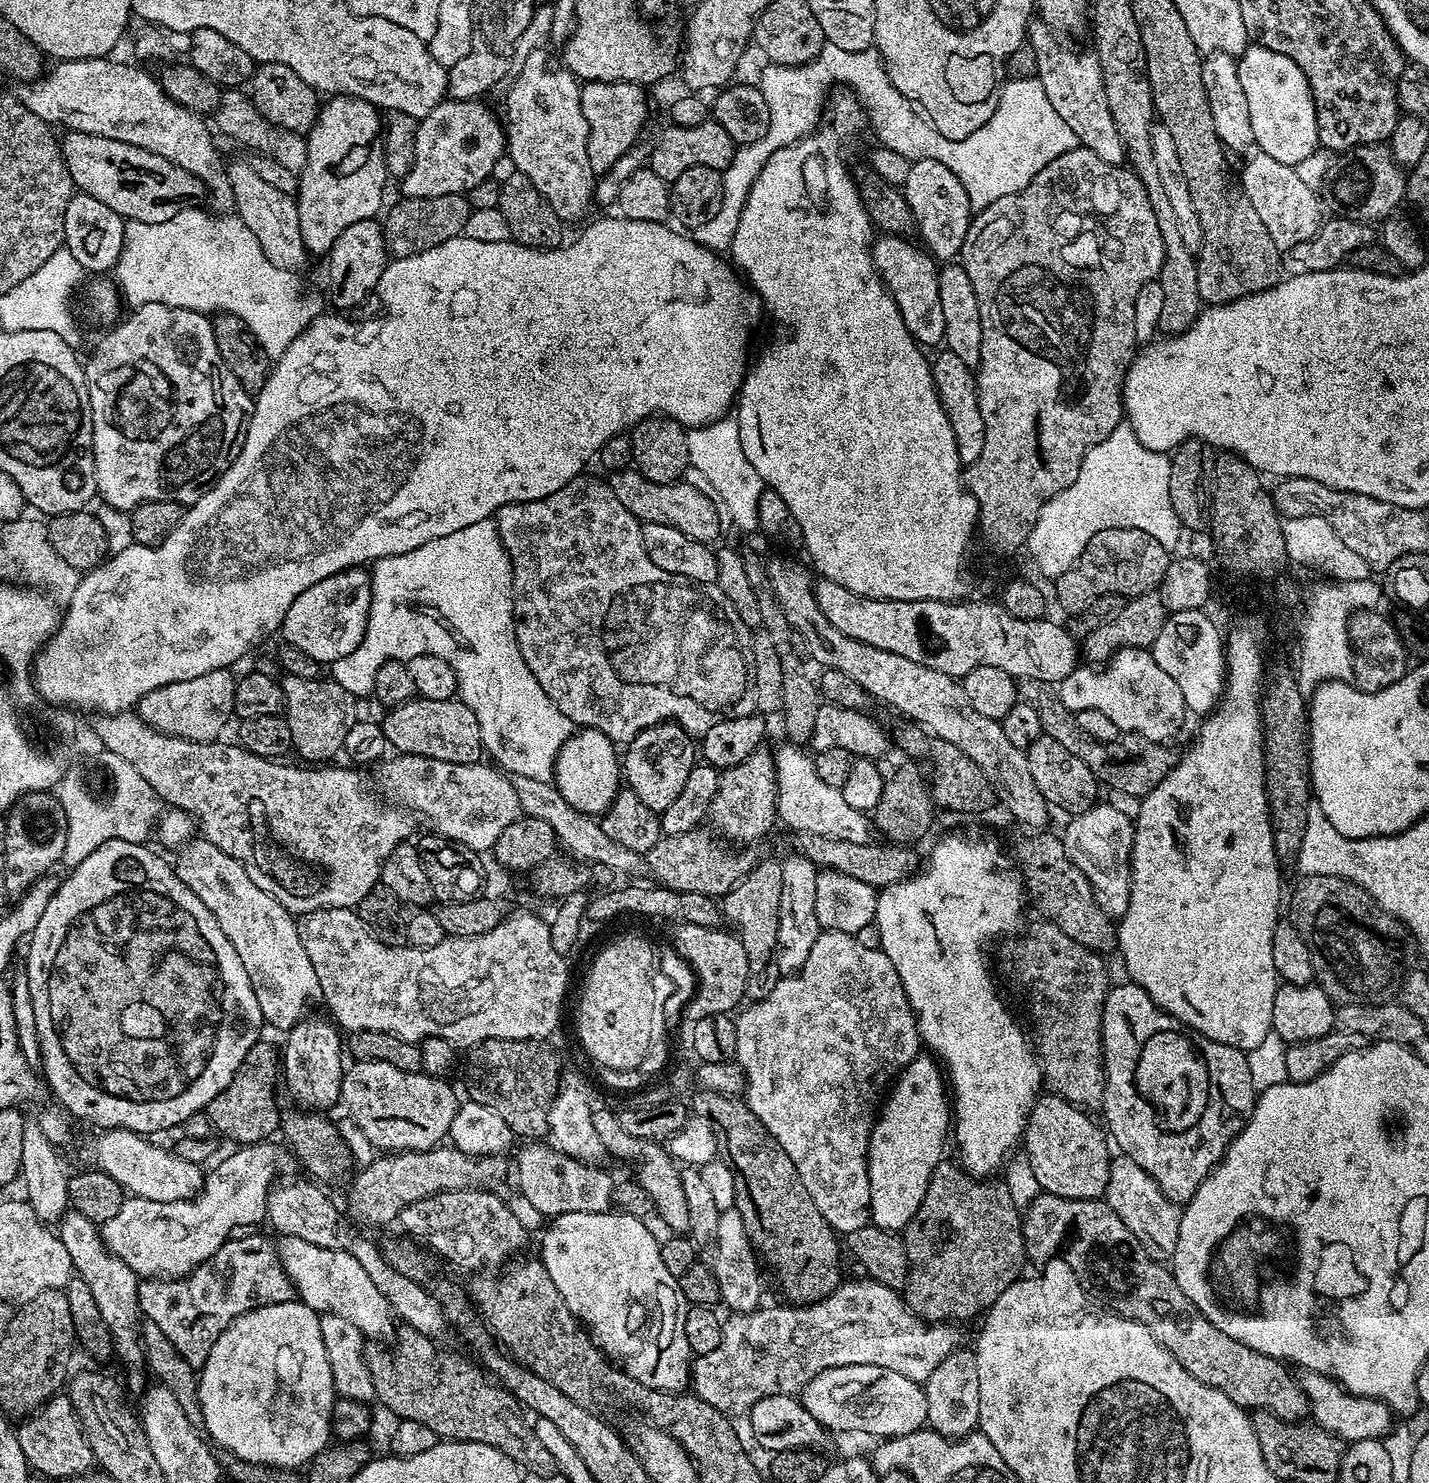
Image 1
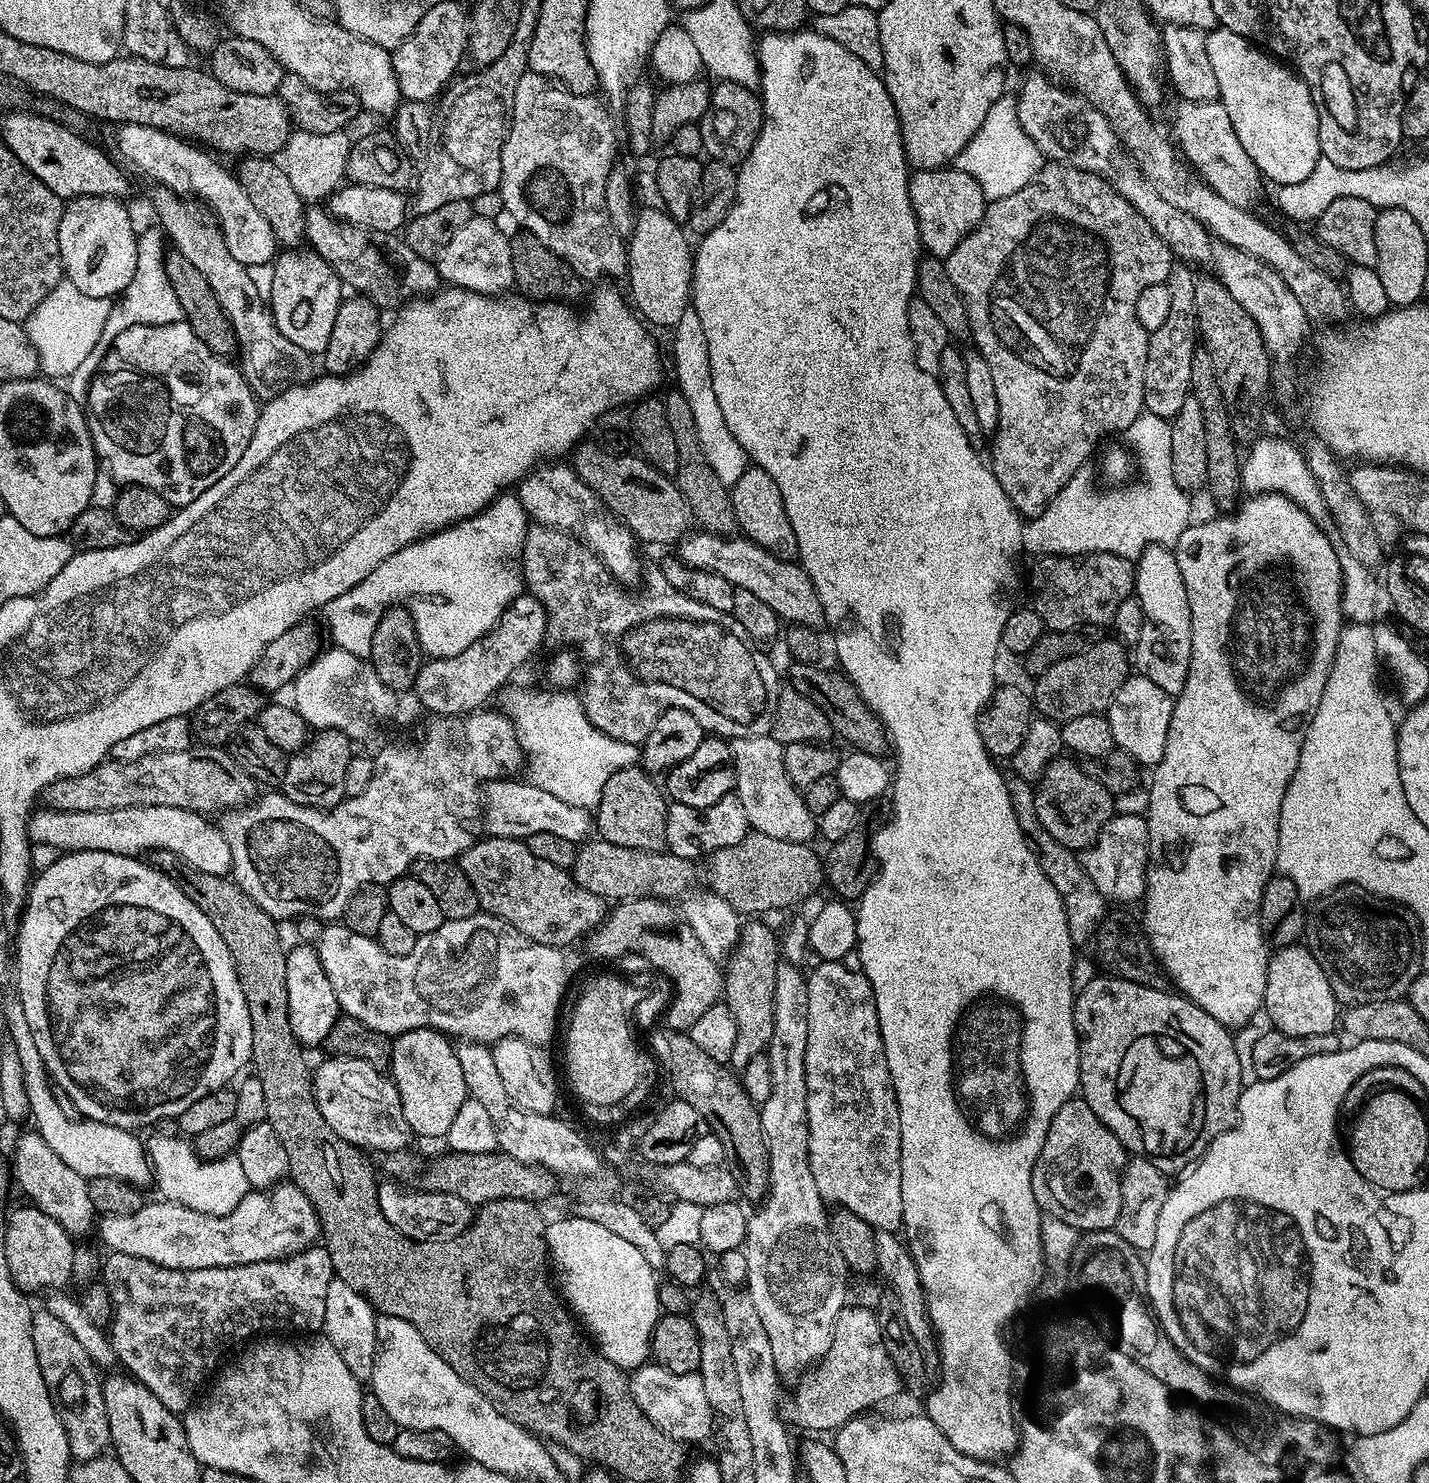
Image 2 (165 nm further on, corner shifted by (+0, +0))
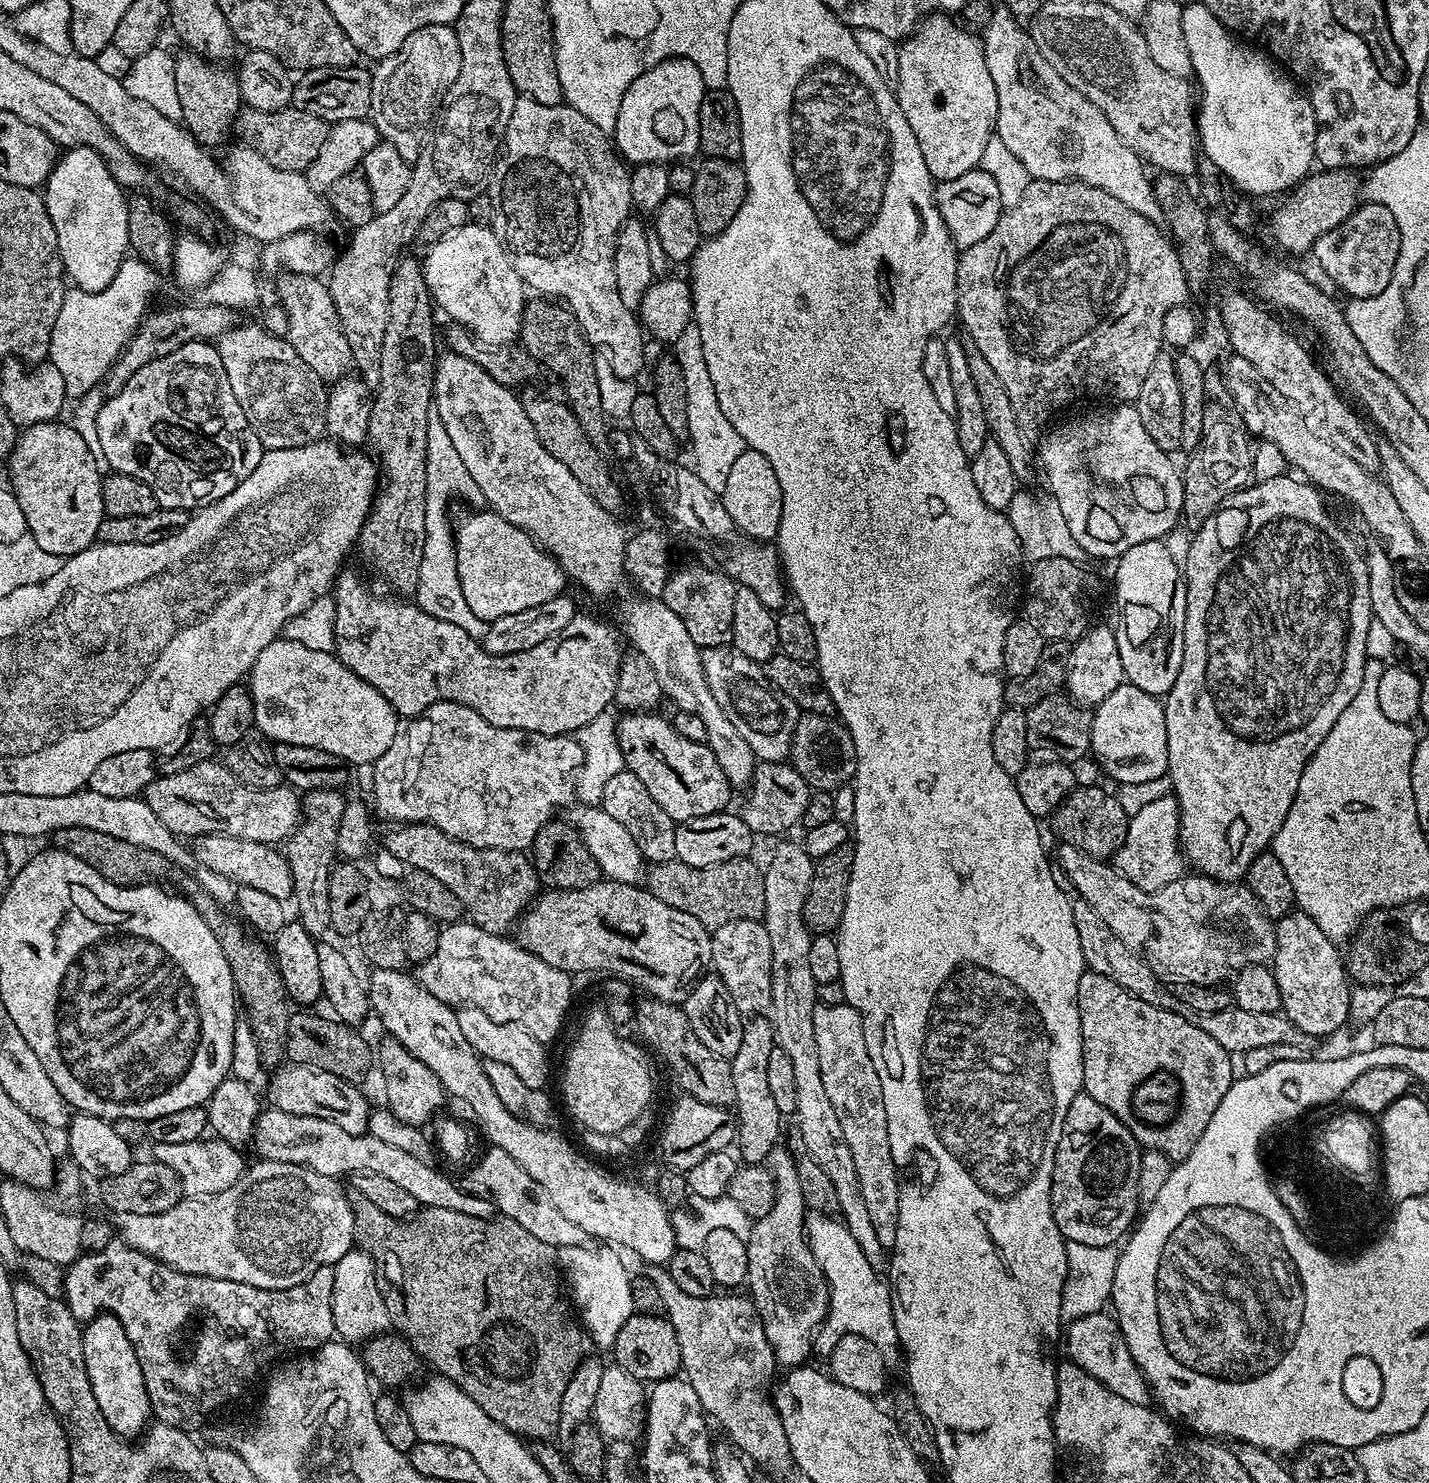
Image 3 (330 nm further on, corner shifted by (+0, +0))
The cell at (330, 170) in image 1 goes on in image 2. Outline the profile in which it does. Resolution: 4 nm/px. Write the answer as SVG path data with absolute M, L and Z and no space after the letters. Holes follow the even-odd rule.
M308 246L281 251L270 271L272 281L268 284L268 292L266 288L266 303L272 309L278 330L301 350L323 354L330 342L334 318L338 318L338 306L342 299L339 274L330 262Z

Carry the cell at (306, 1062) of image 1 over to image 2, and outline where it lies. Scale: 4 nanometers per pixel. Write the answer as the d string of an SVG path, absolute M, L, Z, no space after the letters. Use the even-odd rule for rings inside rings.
M296 944L286 952L286 1002L290 1006L290 1030L302 1046L308 1044L323 1045L330 1034L330 1026L341 1016L338 997L334 995L334 986L322 970L322 958L315 947L309 944Z

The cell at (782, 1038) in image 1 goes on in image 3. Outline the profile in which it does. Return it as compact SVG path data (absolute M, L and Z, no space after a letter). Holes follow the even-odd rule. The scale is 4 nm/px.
M817 1003L814 1010L814 1039L818 1041L818 1062L822 1066L822 1082L826 1085L826 1094L830 1094L830 1102L834 1102L838 1122L842 1122L842 1134L846 1134L846 1142L850 1142L850 1154L854 1154L854 1166L858 1166L860 1171L862 1198L866 1198L870 1222L874 1222L878 1242L882 1242L885 1250L891 1250L898 1234L900 1178L890 1154L882 1082L878 1082L878 1070L874 1070L874 1062L866 1046L860 1011L845 1003Z

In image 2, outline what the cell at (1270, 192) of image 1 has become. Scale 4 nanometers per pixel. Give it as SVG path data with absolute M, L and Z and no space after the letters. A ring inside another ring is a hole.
M1219 99L1180 102L1176 108L1176 117L1172 120L1172 132L1171 135L1187 163L1192 163L1201 172L1203 181L1218 195L1226 198L1226 202L1234 202L1234 206L1239 208L1251 209L1256 206L1252 204L1259 202L1266 181L1260 175L1258 166L1254 166L1250 154L1242 150L1242 142L1238 142L1238 134L1234 134L1230 116L1226 114Z

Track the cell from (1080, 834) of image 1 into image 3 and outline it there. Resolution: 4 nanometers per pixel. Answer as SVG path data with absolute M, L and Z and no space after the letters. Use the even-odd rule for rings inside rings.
M1175 795L1157 798L1130 817L1126 842L1116 851L1114 866L1134 886L1147 892L1162 890L1185 875L1186 861L1180 851L1180 807Z

